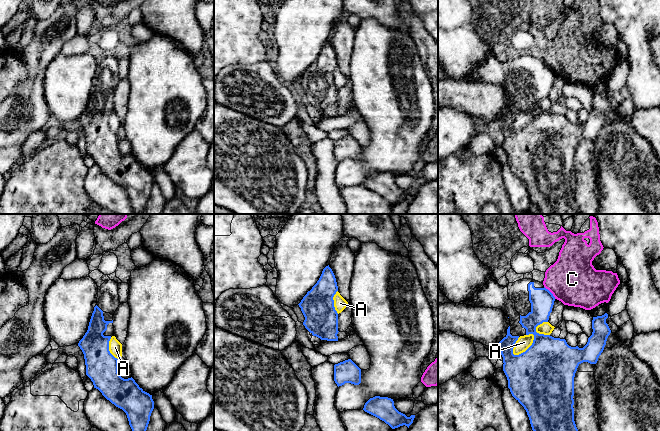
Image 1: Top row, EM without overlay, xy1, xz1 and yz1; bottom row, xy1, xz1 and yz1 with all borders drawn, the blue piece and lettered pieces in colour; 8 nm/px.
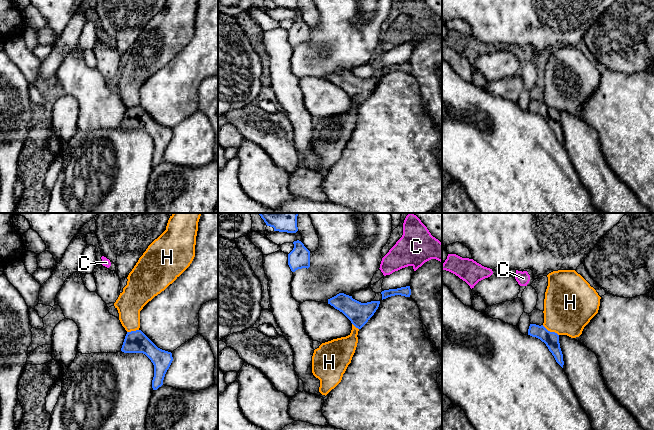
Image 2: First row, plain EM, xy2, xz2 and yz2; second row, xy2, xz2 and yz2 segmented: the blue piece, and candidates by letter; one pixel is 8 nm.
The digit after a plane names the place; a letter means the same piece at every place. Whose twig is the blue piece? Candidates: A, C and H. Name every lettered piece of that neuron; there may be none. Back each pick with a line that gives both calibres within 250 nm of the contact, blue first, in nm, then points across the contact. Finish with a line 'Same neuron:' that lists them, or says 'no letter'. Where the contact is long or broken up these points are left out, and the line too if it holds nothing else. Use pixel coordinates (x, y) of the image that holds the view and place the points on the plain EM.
Same neuron: no letter

